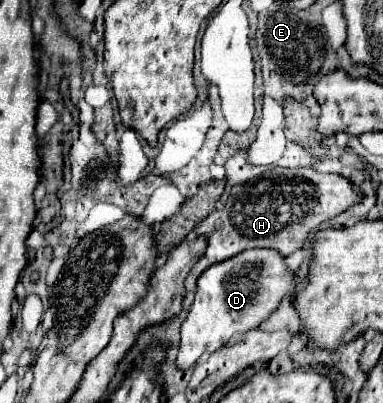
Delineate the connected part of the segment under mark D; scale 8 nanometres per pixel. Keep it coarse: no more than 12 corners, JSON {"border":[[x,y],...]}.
{"border":[[254,248],[198,280],[176,366],[258,328],[294,294],[276,250]]}

